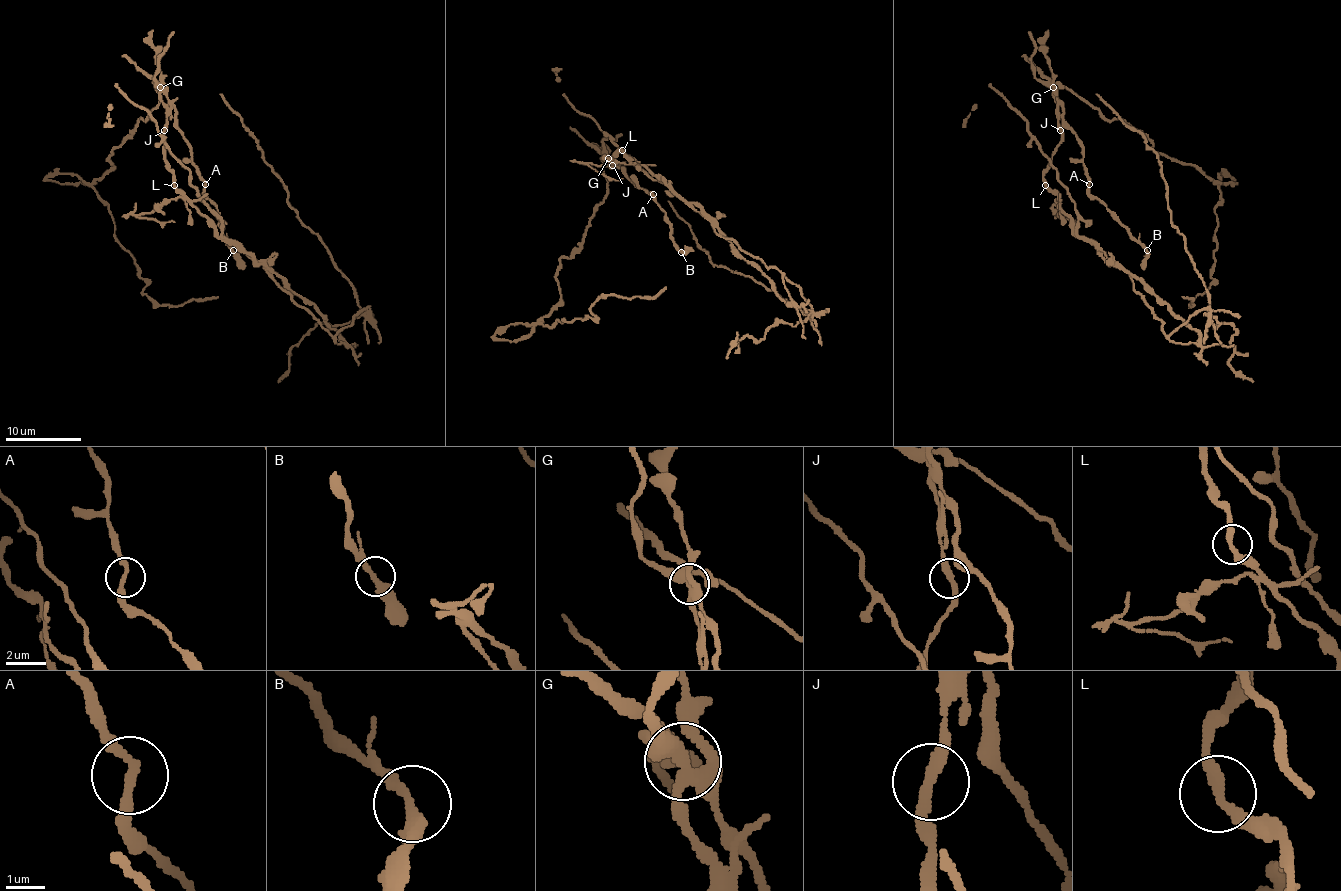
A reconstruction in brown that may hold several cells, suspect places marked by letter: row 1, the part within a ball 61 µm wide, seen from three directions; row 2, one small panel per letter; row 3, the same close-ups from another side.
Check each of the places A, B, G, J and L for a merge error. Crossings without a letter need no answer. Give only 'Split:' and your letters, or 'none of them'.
Split: G, L

